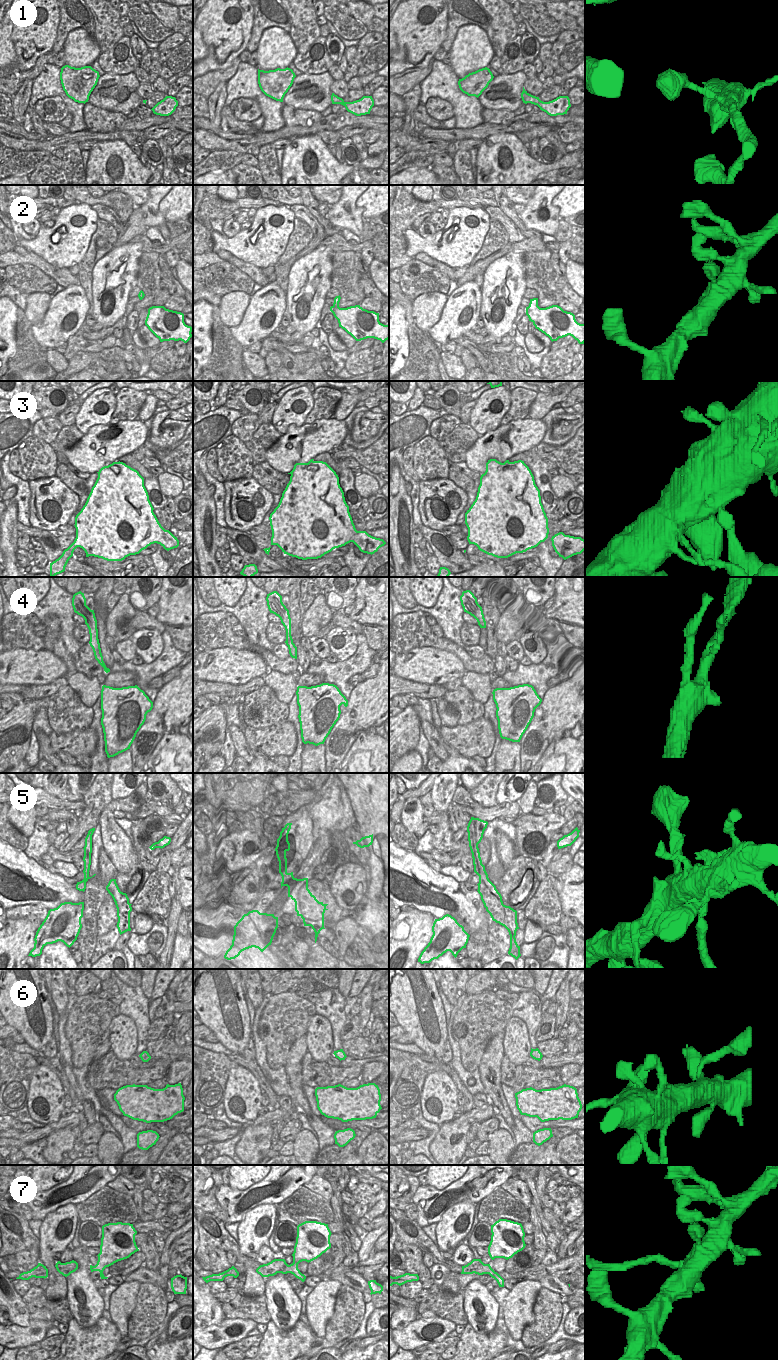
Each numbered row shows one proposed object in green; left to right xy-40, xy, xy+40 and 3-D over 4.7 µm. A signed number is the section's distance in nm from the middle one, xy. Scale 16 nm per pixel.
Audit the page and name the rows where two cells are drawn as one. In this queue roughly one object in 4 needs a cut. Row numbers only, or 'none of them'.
7

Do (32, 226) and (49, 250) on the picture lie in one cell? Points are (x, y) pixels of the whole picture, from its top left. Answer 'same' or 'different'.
different

